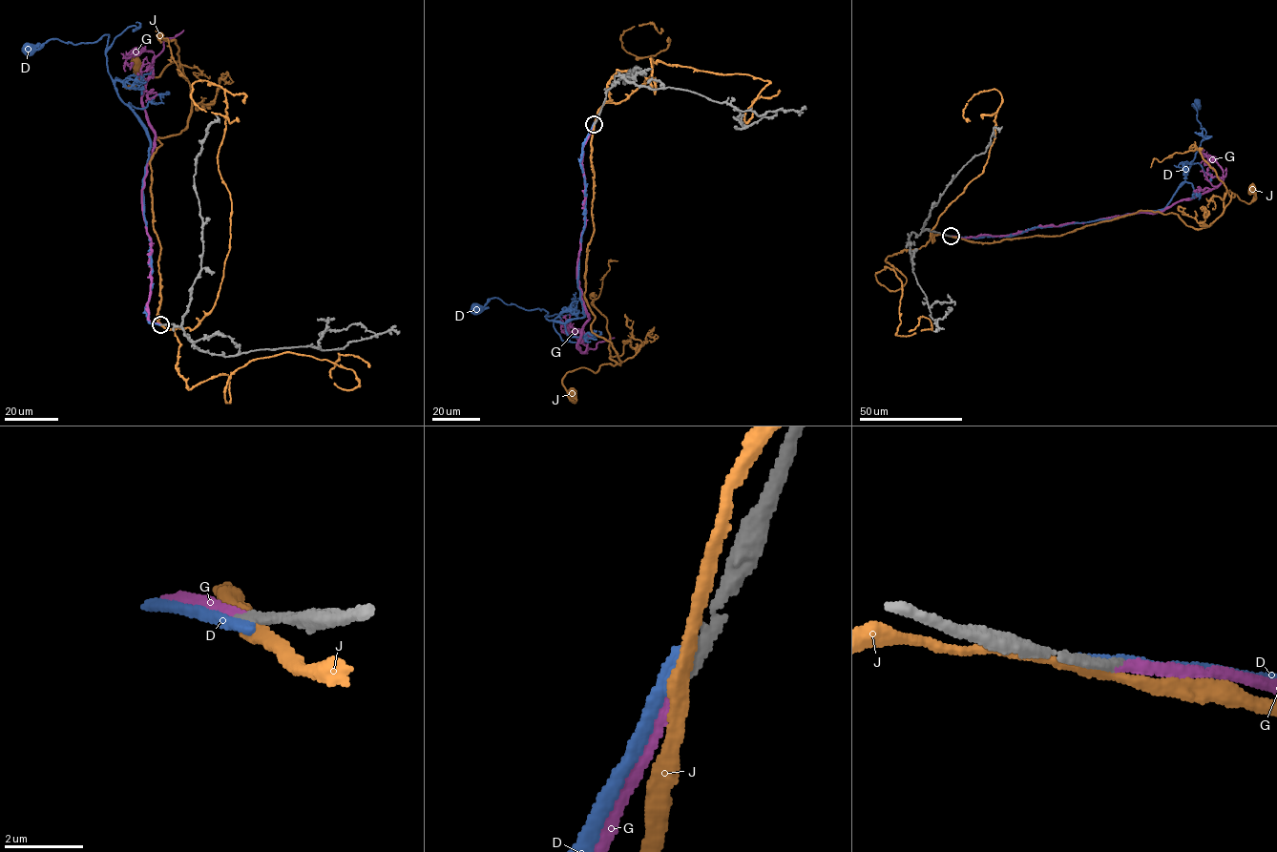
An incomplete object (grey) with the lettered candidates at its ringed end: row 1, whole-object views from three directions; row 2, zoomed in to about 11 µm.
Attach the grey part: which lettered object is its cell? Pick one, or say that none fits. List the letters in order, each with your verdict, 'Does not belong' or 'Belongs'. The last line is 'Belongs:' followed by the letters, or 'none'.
D: Does not belong
G: Belongs
J: Does not belong
Belongs: G

